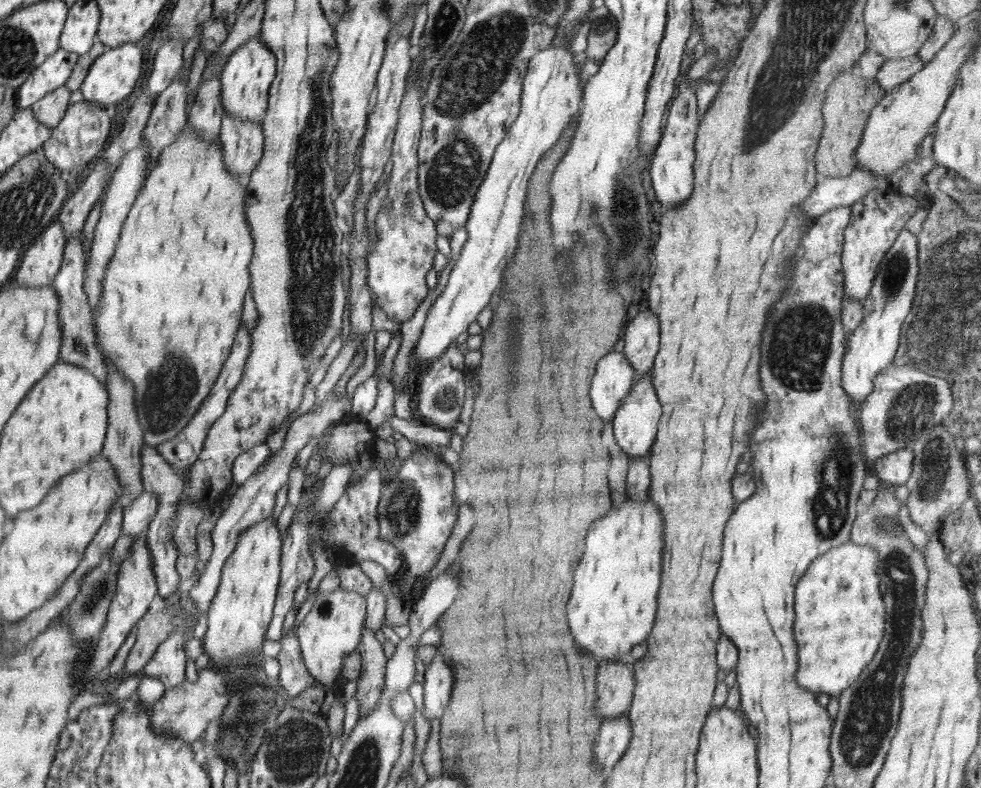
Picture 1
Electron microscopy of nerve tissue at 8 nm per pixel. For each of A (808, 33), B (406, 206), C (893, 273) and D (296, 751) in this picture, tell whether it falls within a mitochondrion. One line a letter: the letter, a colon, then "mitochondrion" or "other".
A: mitochondrion
B: mitochondrion
C: mitochondrion
D: mitochondrion

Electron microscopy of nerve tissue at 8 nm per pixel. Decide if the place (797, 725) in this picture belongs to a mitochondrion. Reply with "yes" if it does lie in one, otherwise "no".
no

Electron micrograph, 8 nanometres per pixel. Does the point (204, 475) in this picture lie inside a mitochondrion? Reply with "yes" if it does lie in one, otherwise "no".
no

